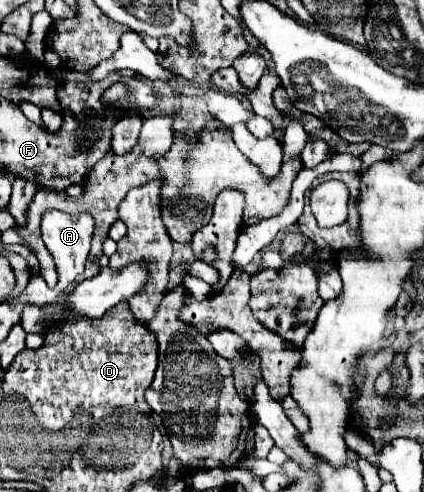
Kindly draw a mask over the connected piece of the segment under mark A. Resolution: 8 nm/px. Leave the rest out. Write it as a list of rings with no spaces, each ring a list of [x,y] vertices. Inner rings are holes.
[[[48,211],[42,217],[42,241],[48,247],[48,251],[54,257],[56,269],[58,269],[58,285],[54,287],[54,293],[58,297],[64,297],[64,293],[68,291],[68,287],[80,279],[80,275],[84,273],[84,265],[88,261],[88,253],[90,253],[90,239],[92,239],[92,231],[94,231],[94,221],[88,213],[80,213],[80,215],[68,215],[62,211]]]

